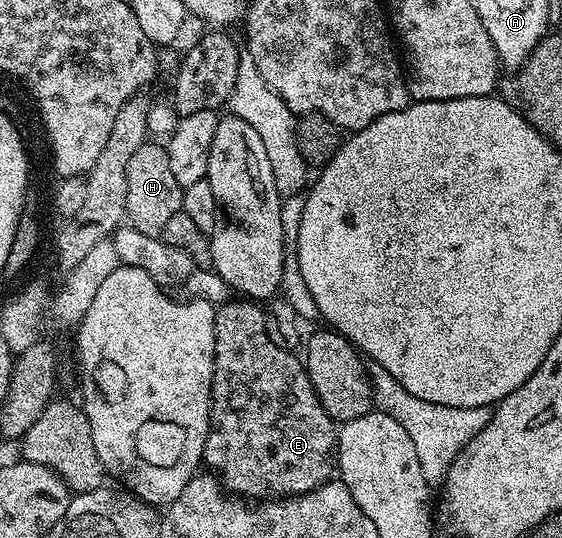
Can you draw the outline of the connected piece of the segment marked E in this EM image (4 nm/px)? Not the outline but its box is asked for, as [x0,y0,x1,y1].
[204,300,335,500]

